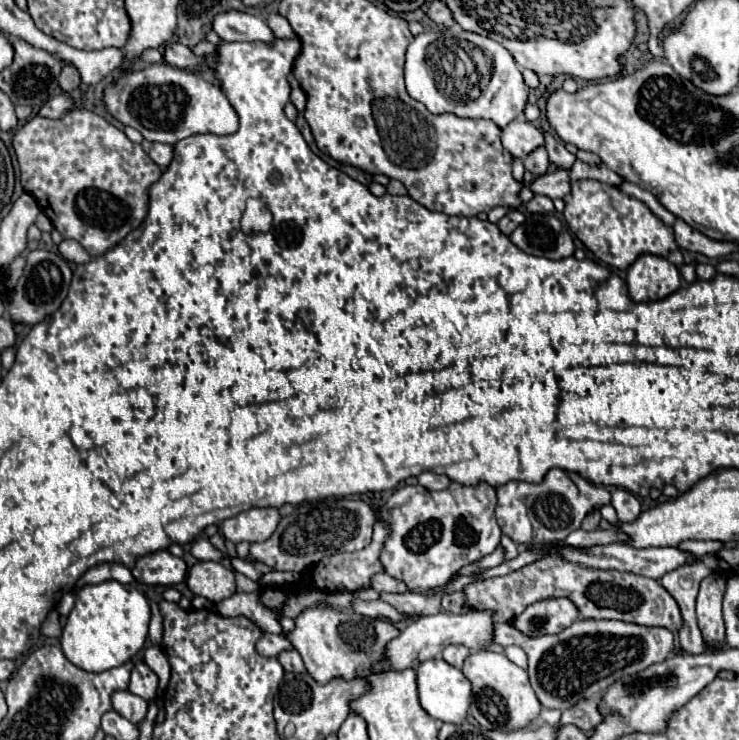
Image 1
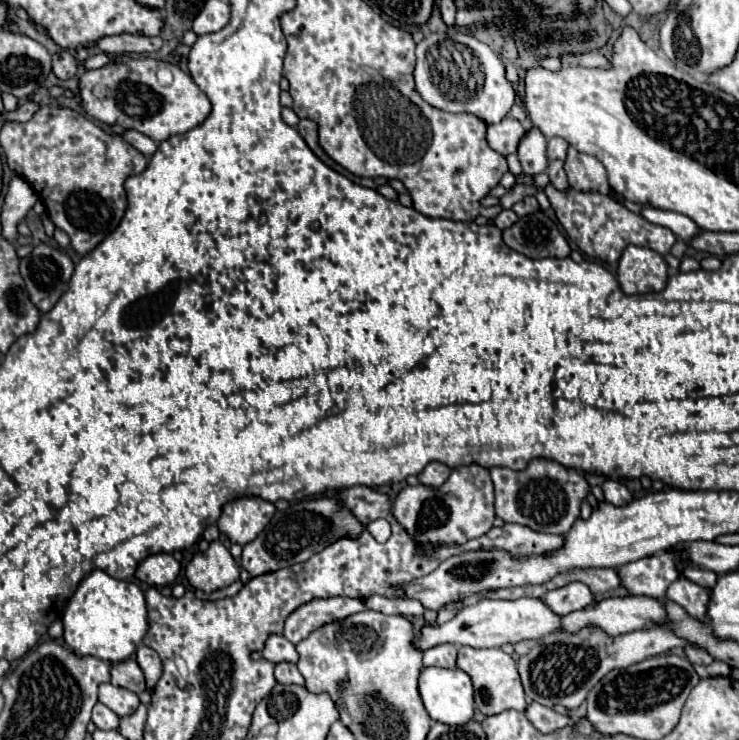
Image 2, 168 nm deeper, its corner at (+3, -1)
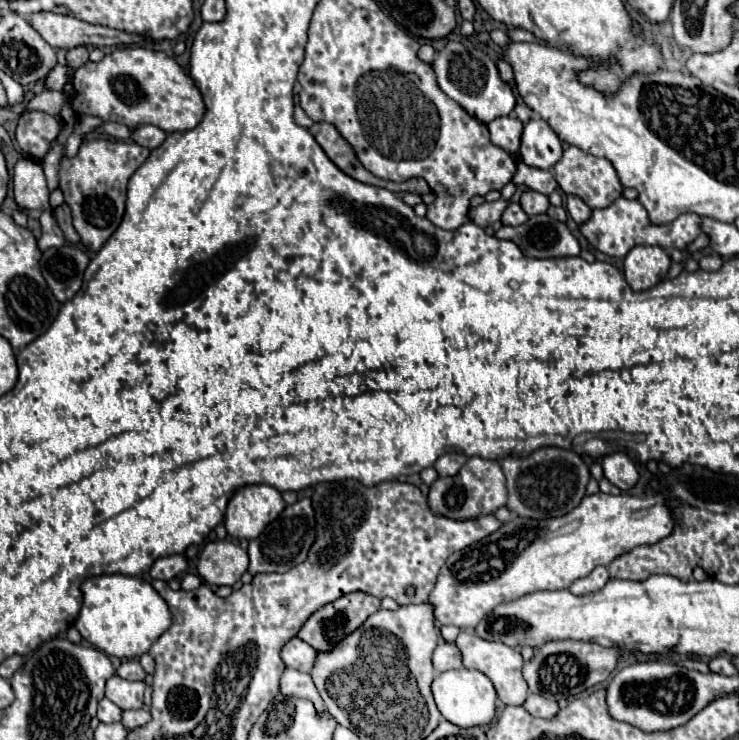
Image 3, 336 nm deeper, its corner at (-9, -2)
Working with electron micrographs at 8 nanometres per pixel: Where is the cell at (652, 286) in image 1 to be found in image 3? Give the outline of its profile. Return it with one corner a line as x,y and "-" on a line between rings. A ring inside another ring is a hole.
636,245
624,257
624,277
634,291
646,291
660,283
670,267
670,257
662,247

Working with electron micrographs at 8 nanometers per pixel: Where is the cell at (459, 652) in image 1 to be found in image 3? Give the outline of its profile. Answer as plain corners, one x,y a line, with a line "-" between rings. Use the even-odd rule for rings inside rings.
440,643
434,651
434,671
442,673
442,671
450,671
450,669
460,669
462,667
462,659
460,659
460,651
454,643

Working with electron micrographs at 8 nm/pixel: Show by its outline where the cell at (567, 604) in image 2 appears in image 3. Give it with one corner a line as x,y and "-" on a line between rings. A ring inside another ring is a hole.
598,565
598,567
594,567
594,571
592,571
590,575
574,581
572,587
570,587
570,591
572,591
574,595
586,595
586,593
590,593
590,591
598,591
600,587
604,587
604,583
606,583
608,579
610,579
608,569
602,567
602,565

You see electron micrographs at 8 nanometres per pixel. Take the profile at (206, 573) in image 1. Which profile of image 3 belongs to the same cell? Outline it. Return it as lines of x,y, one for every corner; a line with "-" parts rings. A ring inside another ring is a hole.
210,541
198,557
198,575
210,585
234,585
248,569
248,553
230,541

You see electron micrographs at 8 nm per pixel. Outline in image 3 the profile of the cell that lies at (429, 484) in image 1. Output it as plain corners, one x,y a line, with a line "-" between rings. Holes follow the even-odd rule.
444,453
436,459
434,467
440,473
440,477
448,477
448,475
456,475
464,463
466,463
466,455
462,455
462,453

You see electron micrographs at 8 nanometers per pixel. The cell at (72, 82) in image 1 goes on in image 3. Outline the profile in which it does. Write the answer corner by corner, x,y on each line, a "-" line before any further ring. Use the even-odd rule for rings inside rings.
78,45
78,47
70,49
68,55
66,55
66,61
68,61
68,67
72,67
72,69
82,67
88,61
88,47

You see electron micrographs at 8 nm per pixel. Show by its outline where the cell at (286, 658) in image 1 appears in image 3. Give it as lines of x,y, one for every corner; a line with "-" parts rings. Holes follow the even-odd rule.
286,669
282,679
280,679
280,693
284,697
300,697
300,699
308,699
316,705
316,711
318,715
326,713
326,707
324,707
324,701
320,697
320,693
316,691
314,683
312,683
312,677
308,673
302,673
302,671
292,671
292,669

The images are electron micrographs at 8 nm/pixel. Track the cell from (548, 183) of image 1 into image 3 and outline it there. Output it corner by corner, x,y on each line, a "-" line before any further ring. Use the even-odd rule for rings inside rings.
498,199
498,201
492,201
492,203
482,203
478,207
470,207
468,209
468,217
470,217
470,221
474,225
484,229
488,225
494,225
500,219
500,215
502,215
506,205
508,203
504,199

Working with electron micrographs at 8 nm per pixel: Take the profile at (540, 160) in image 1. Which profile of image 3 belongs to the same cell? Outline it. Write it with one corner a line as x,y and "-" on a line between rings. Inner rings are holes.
532,117
524,123
520,157
526,165
538,169
552,169
562,155
562,143
558,135
540,117

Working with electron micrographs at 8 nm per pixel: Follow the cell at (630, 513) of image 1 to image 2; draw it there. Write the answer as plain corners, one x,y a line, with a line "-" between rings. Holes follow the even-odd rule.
606,480
602,484
602,490
604,490
604,496
610,504
614,506
626,506
628,502
632,502
632,494
628,492
628,488
618,482
618,480

